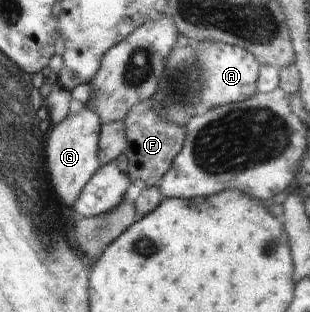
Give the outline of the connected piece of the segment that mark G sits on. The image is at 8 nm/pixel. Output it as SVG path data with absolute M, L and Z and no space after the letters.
M75 104L74 109L59 124L51 127L47 133L46 165L50 182L58 194L60 206L72 210L75 201L87 181L99 170L98 138L101 126L100 118L84 104Z

